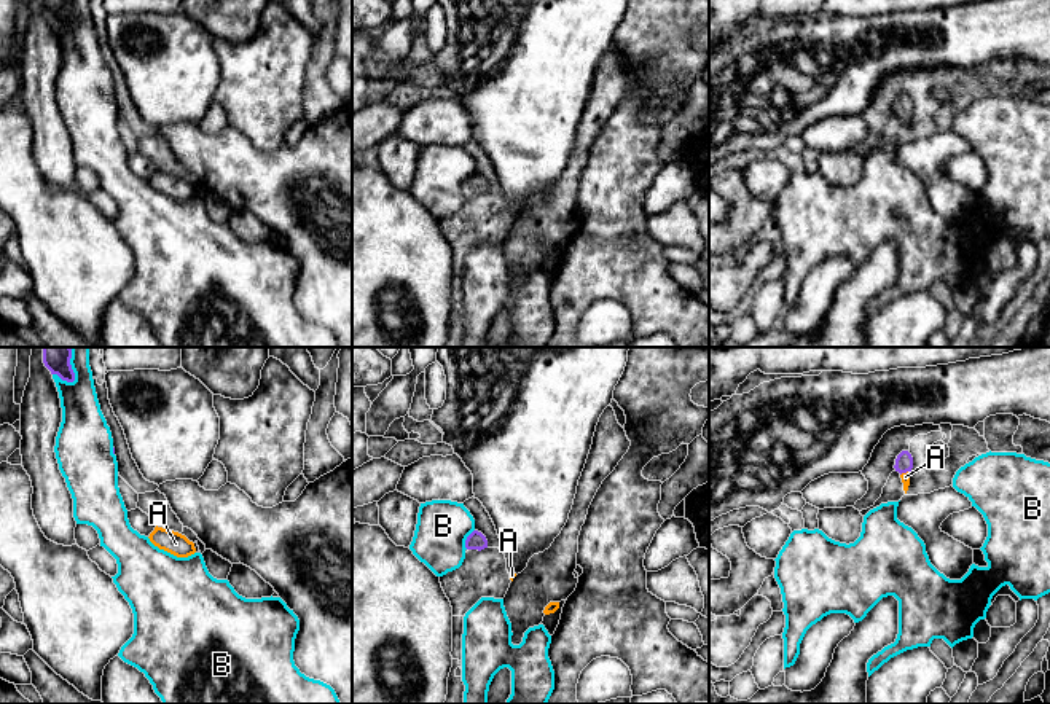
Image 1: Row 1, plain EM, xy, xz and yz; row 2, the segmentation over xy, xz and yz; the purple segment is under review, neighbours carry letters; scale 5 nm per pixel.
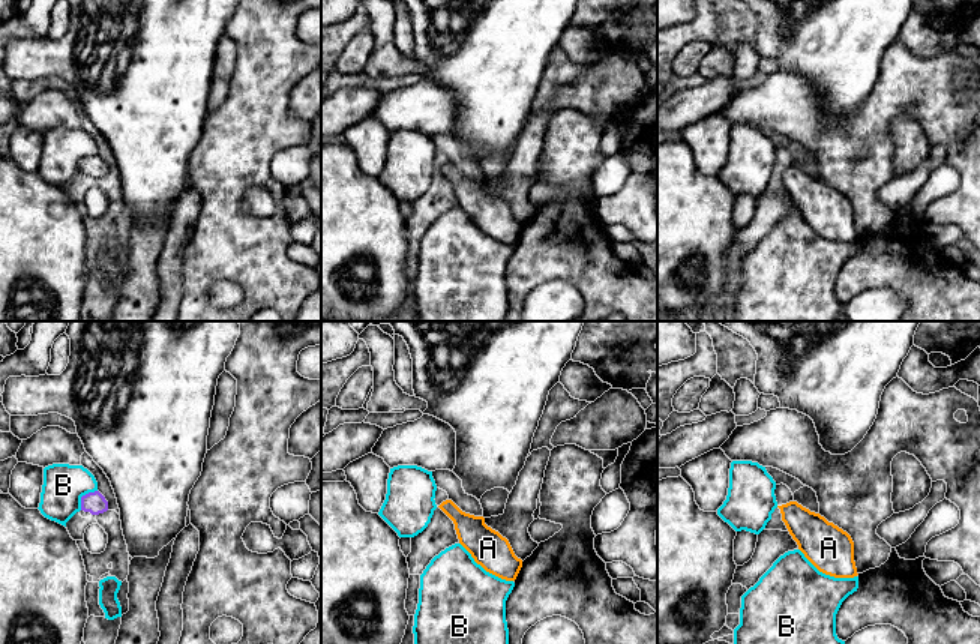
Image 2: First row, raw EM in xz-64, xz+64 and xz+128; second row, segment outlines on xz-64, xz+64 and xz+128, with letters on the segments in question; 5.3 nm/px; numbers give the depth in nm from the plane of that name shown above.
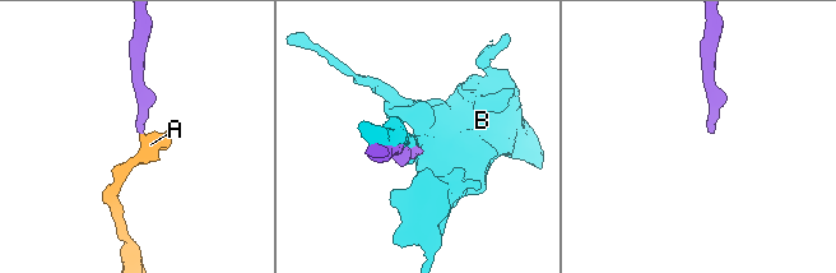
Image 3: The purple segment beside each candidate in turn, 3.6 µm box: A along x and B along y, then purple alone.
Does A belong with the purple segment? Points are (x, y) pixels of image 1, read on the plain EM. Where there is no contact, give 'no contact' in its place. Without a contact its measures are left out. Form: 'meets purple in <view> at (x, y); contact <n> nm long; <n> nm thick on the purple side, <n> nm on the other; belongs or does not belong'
meets purple in yz at (904, 115); contact 50 nm long; 90 nm thick on the purple side, 50 nm on the other; belongs

